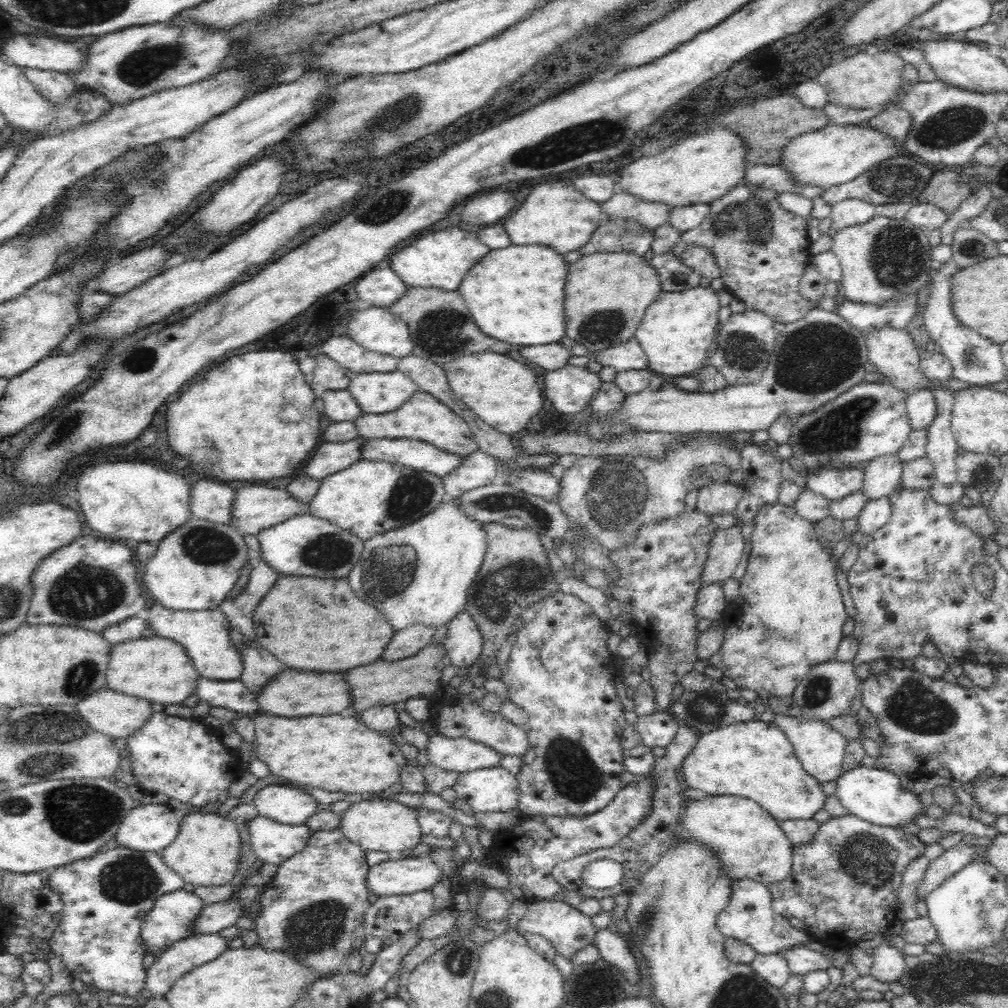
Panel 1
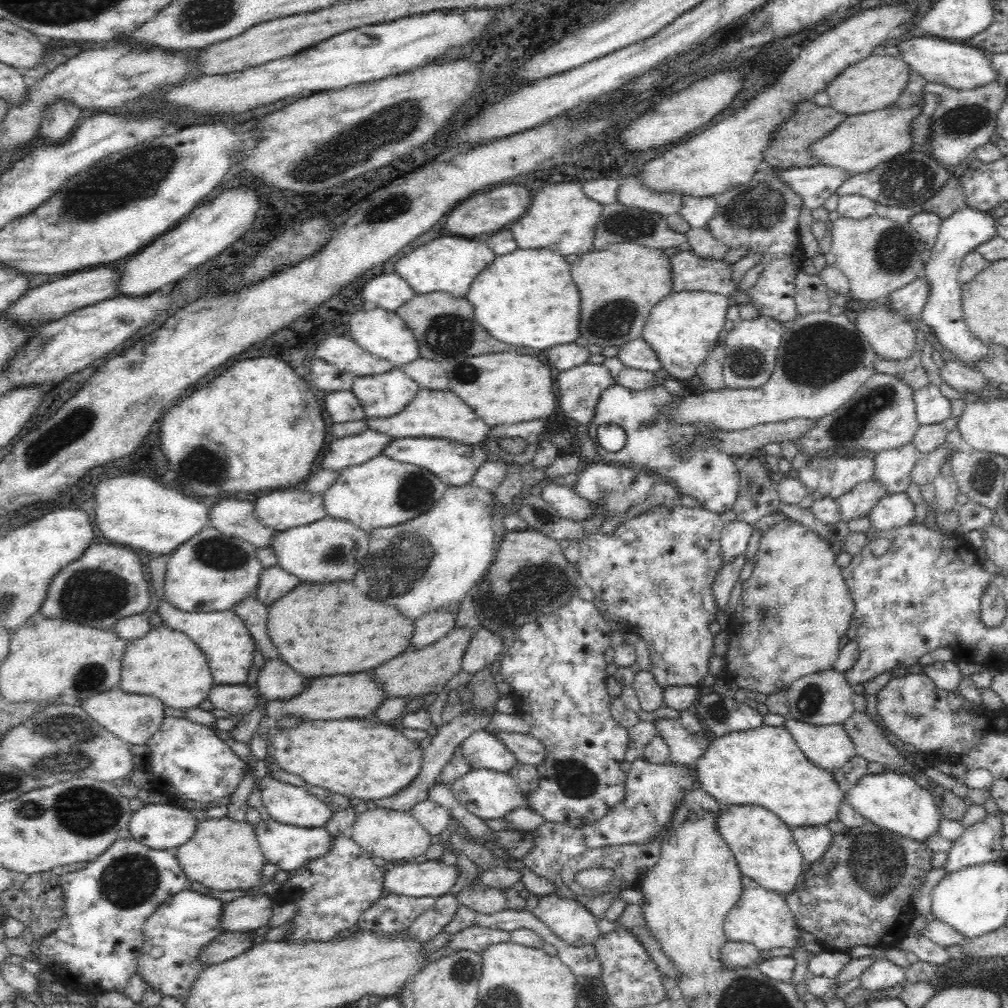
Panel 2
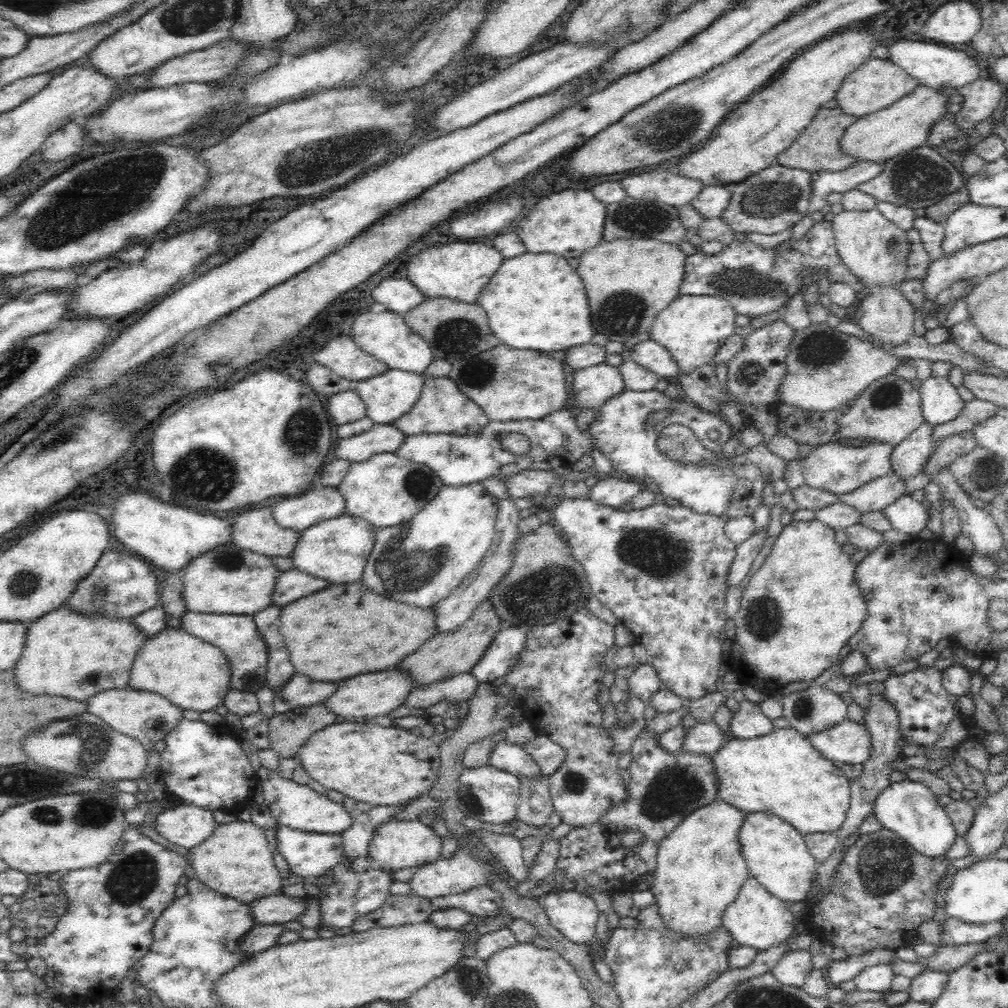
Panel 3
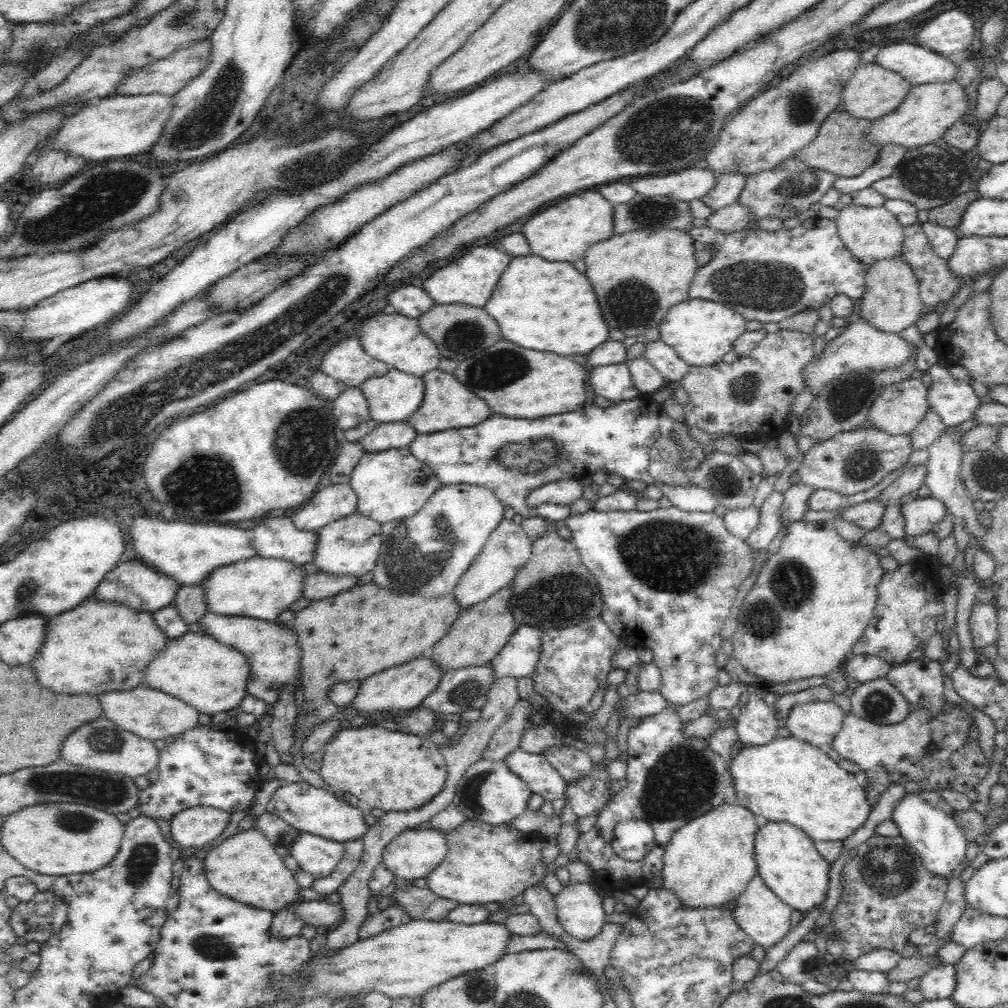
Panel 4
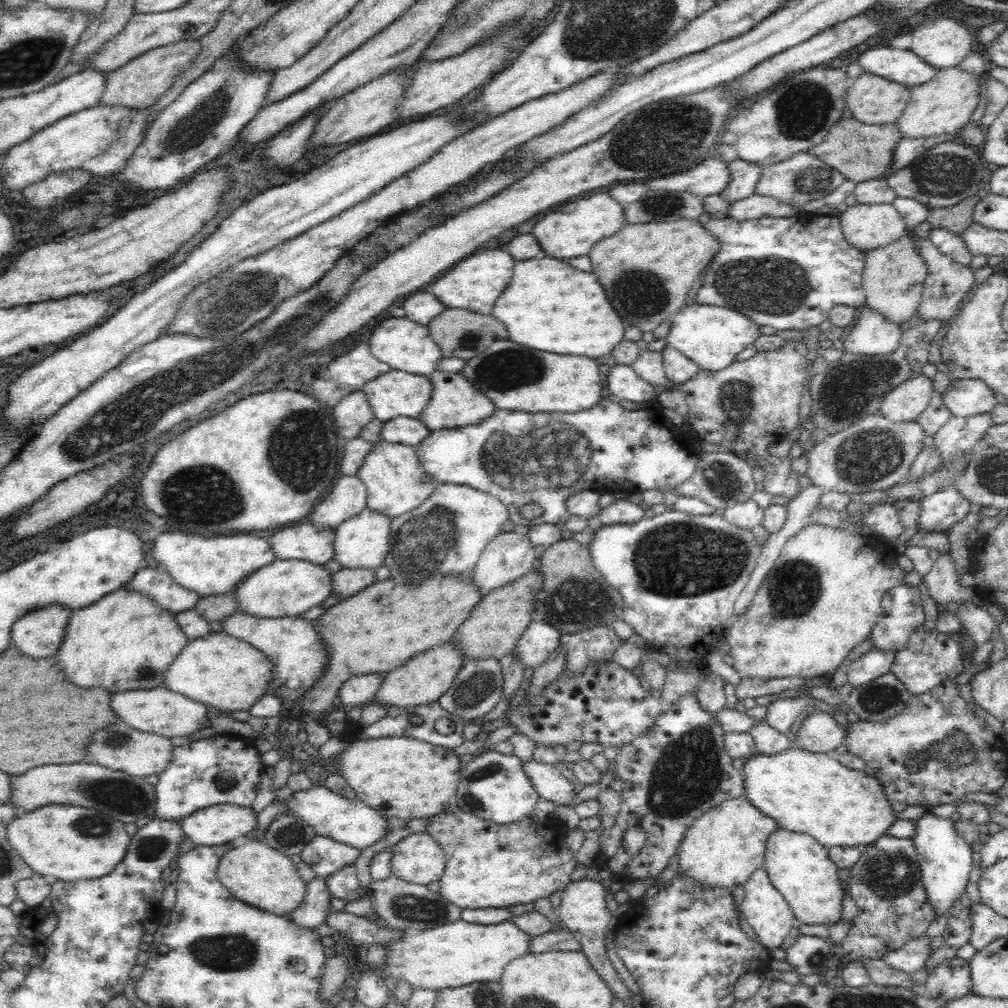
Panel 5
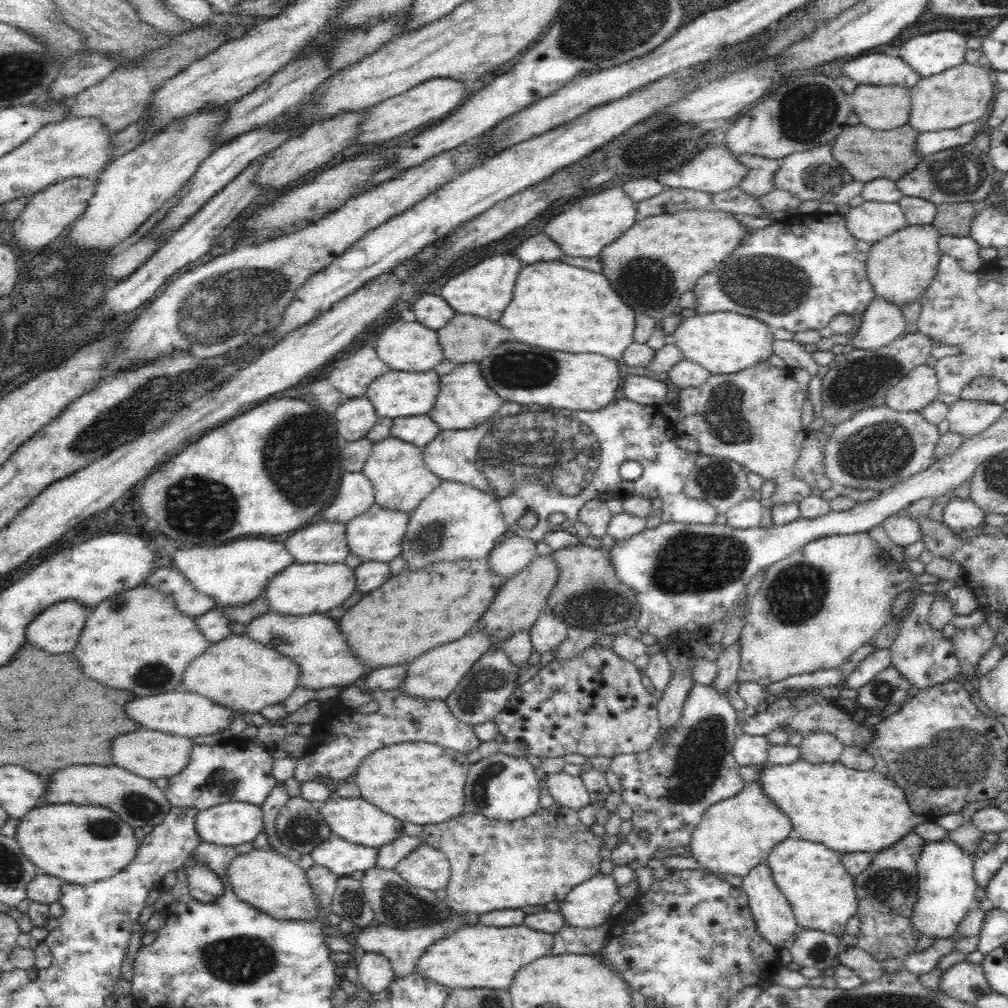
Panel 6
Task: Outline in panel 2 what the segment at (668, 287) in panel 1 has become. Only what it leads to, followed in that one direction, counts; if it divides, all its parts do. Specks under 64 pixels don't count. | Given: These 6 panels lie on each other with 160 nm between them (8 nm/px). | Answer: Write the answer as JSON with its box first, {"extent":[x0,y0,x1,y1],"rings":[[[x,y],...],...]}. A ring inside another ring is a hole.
{"extent":[670,251,736,297],"rings":[[[678,251],[670,258],[673,292],[704,290],[724,297],[736,290],[730,265],[716,259],[704,259],[692,251]]]}

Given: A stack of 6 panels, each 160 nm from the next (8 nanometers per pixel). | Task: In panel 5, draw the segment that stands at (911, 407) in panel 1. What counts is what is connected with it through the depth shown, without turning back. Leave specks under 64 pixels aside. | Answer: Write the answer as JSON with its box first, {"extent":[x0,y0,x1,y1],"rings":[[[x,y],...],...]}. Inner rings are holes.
{"extent":[942,378,997,417],"rings":[[[962,378],[950,382],[948,390],[942,394],[942,401],[954,417],[989,413],[997,404],[994,391],[986,383]]]}

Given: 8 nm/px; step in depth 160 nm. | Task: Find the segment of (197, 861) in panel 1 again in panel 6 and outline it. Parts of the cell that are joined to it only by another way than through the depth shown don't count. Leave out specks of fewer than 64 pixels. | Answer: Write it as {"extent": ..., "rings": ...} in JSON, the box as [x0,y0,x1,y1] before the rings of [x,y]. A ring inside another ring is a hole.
{"extent":[226,848,318,921],"rings":[[[253,848],[250,852],[238,854],[230,860],[226,873],[234,894],[254,908],[277,919],[316,921],[318,901],[310,889],[305,870],[276,850]]]}

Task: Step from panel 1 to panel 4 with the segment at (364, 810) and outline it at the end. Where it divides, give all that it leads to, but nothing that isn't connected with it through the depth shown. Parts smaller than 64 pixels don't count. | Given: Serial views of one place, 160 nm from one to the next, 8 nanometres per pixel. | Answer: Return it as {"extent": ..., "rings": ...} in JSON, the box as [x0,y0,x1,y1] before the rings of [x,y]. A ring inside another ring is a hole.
{"extent":[381,826,447,882],"rings":[[[416,826],[398,833],[384,846],[381,864],[394,878],[411,882],[434,870],[444,860],[447,850],[447,838],[442,831]]]}

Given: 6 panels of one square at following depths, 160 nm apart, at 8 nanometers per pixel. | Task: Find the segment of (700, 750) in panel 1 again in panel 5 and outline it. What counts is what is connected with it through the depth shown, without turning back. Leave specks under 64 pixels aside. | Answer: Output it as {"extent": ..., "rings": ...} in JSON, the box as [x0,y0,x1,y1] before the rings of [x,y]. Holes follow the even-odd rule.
{"extent":[741,744,896,847],"rings":[[[792,744],[776,755],[759,753],[751,757],[742,766],[741,773],[746,790],[744,796],[756,809],[774,819],[779,827],[810,835],[825,847],[872,844],[886,835],[886,828],[896,820],[880,781],[868,776],[865,771],[843,766],[827,753],[810,752]]]}

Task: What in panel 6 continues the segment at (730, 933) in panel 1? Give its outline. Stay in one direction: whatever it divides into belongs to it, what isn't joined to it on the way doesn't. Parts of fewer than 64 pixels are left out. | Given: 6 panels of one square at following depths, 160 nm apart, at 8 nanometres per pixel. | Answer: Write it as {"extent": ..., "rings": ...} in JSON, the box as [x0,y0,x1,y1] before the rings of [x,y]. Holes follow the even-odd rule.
{"extent":[743,863,800,948],"rings":[[[767,863],[757,864],[752,870],[743,876],[743,891],[748,897],[748,909],[754,919],[756,930],[770,945],[782,948],[784,942],[800,929],[796,922],[792,907],[782,891],[774,883]]]}

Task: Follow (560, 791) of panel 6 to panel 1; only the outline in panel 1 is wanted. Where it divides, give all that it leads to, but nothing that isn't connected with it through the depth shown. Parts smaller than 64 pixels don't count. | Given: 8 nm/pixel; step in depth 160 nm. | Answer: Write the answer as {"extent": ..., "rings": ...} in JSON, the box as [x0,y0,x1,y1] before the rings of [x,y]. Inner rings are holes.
{"extent":[425,733,501,773],"rings":[[[440,733],[428,735],[425,747],[430,764],[457,773],[500,765],[501,755],[492,748],[468,740],[450,738]]]}

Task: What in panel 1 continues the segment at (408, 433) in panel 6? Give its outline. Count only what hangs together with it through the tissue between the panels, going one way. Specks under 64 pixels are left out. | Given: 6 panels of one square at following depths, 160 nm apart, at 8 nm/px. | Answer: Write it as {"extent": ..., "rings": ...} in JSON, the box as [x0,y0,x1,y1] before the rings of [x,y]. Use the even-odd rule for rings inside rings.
{"extent":[303,436,365,480],"rings":[[[358,436],[354,440],[344,442],[323,442],[310,454],[303,474],[313,480],[326,479],[335,472],[348,468],[350,464],[360,460],[360,446],[365,438]]]}

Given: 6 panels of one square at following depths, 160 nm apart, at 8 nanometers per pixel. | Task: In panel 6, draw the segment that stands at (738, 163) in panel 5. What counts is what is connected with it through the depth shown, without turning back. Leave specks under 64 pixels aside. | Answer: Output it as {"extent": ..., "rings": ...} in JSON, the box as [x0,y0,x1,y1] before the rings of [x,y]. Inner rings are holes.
{"extent":[735,154,778,196],"rings":[[[740,154],[735,156],[748,172],[740,180],[740,190],[750,196],[762,196],[772,190],[772,174],[778,170],[778,159],[763,158],[762,156],[750,156]]]}

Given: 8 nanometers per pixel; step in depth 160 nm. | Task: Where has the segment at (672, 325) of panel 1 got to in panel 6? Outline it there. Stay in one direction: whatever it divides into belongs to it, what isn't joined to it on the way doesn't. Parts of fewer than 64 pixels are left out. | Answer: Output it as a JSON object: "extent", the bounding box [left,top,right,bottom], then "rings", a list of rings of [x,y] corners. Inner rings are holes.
{"extent":[669,310,774,375],"rings":[[[729,310],[684,317],[669,339],[682,351],[683,358],[699,364],[712,375],[734,374],[767,360],[774,340],[773,329],[766,323]]]}

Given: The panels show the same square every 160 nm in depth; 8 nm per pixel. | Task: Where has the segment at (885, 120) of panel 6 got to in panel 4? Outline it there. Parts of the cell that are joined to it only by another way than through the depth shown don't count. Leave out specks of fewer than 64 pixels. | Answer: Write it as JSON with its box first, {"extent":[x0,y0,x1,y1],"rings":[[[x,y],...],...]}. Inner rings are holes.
{"extent":[841,61,912,121],"rings":[[[877,61],[866,62],[866,64],[860,63],[855,74],[844,86],[841,103],[844,104],[844,110],[848,114],[872,121],[894,112],[902,104],[912,87],[900,74],[880,67]]]}

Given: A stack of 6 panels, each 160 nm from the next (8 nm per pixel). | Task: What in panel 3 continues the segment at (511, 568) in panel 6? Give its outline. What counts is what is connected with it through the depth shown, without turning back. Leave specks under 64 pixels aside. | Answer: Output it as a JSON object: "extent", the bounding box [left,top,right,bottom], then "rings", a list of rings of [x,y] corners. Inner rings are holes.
{"extent":[432,495,522,634],"rings":[[[509,495],[507,498],[500,499],[498,517],[496,518],[496,534],[494,535],[494,540],[492,540],[492,546],[486,552],[486,556],[482,558],[482,562],[474,569],[474,572],[446,598],[440,599],[433,606],[432,611],[435,612],[434,634],[454,632],[460,628],[474,613],[476,606],[488,596],[490,588],[496,586],[496,582],[506,574],[506,570],[510,570],[510,565],[513,562],[515,539],[518,539],[518,536],[522,536],[517,526],[520,522],[519,510],[516,508],[514,498]]]}

